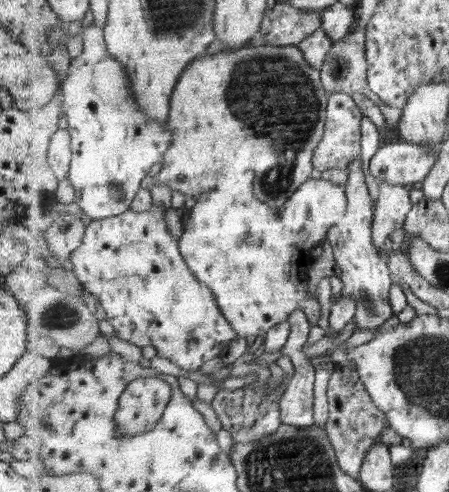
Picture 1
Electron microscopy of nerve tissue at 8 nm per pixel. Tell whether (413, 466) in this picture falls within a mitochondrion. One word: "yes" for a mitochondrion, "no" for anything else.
no

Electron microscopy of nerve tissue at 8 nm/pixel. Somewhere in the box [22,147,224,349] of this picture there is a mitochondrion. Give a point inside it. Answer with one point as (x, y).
(60, 325)

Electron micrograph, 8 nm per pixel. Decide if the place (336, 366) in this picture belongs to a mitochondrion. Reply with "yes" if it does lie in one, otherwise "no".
no

